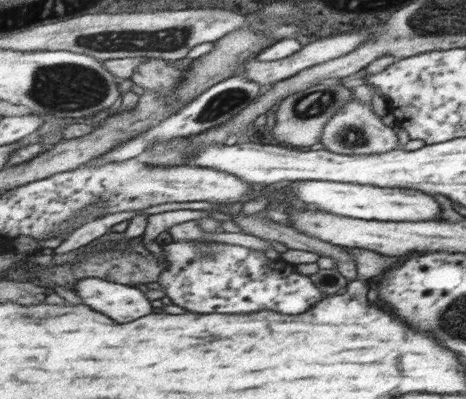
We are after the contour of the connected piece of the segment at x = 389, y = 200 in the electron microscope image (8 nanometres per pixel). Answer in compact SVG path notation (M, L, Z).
M296 181L290 184L292 193L300 200L319 206L321 210L359 218L382 222L420 222L433 221L436 216L442 219L442 207L433 196L412 189L388 189L386 186L372 186L356 182L334 181Z

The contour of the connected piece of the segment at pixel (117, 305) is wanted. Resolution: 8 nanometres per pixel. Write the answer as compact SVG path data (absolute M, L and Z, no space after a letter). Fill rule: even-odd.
M84 278L78 284L78 294L88 306L118 322L134 322L156 312L152 300L142 290L104 278Z

